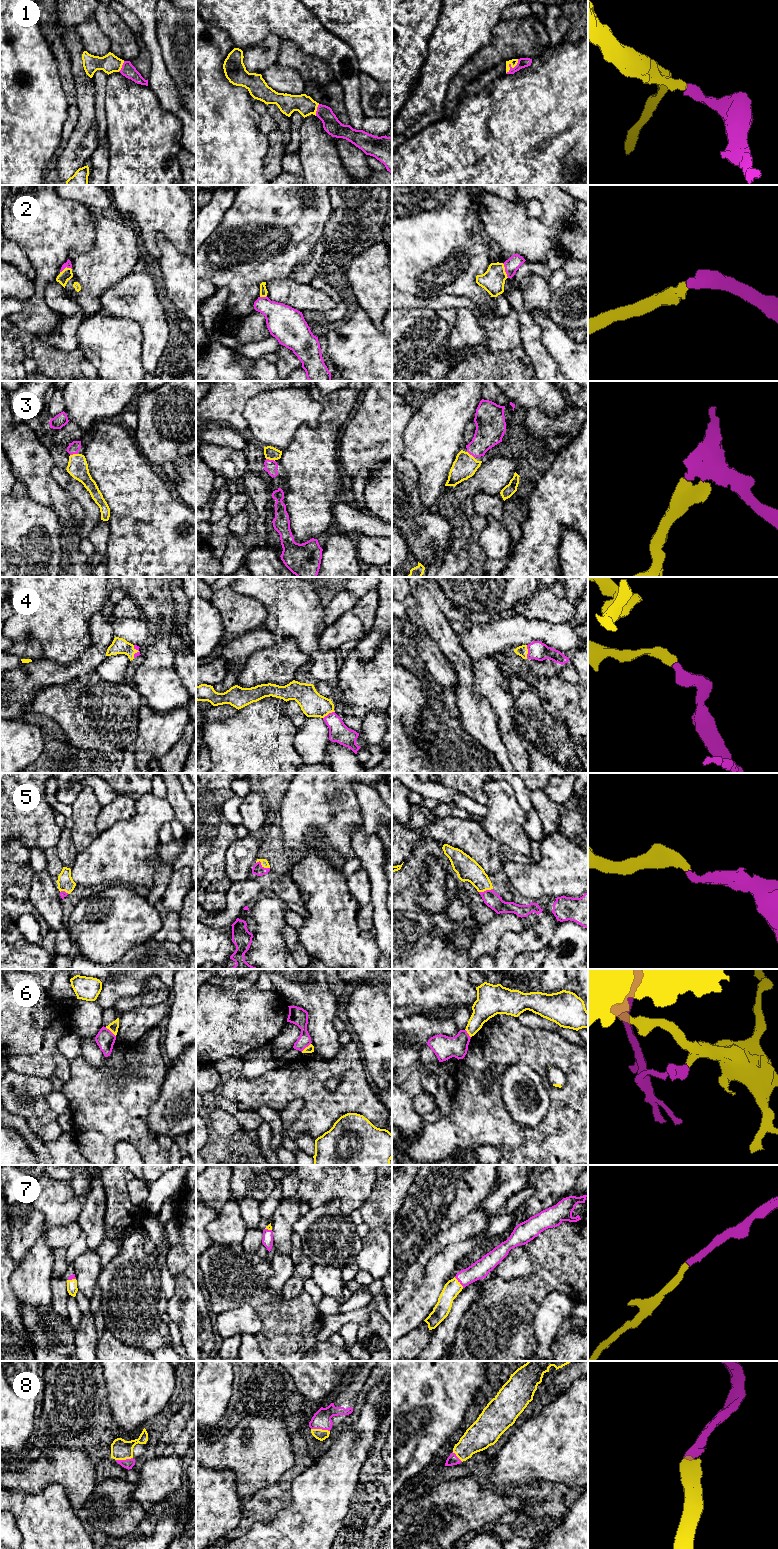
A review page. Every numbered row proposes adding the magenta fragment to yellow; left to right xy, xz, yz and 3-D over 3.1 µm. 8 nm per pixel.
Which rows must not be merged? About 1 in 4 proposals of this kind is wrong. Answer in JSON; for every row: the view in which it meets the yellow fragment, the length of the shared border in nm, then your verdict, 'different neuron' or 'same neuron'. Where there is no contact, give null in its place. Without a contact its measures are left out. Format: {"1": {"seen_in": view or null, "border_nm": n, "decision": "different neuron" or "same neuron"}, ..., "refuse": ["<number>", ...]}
{"1": {"seen_in": "yz", "border_nm": 160, "decision": "same neuron"}, "2": {"seen_in": "yz", "border_nm": 130, "decision": "same neuron"}, "3": {"seen_in": "xz", "border_nm": 80, "decision": "same neuron"}, "4": {"seen_in": "yz", "border_nm": 100, "decision": "same neuron"}, "5": {"seen_in": "xz", "border_nm": 120, "decision": "same neuron"}, "6": {"seen_in": "xy", "border_nm": 120, "decision": "different neuron"}, "7": {"seen_in": "yz", "border_nm": 120, "decision": "same neuron"}, "8": {"seen_in": "xz", "border_nm": 150, "decision": "same neuron"}, "refuse": ["6"]}

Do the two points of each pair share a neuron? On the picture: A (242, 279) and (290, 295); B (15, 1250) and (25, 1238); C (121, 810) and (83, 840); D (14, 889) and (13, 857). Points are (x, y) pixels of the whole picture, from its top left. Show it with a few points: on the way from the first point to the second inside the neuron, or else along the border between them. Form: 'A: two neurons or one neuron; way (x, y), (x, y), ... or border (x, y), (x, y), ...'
A: two neurons; border (288, 277), (278, 277), (266, 282)
B: one neuron; way (17, 1247), (22, 1241)
C: two neurons; border (102, 806), (96, 821), (96, 829), (99, 832)
D: one neuron; way (13, 881), (13, 865)

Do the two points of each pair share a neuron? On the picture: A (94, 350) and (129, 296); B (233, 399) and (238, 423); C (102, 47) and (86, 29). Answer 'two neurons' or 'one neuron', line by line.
A: two neurons
B: one neuron
C: one neuron

